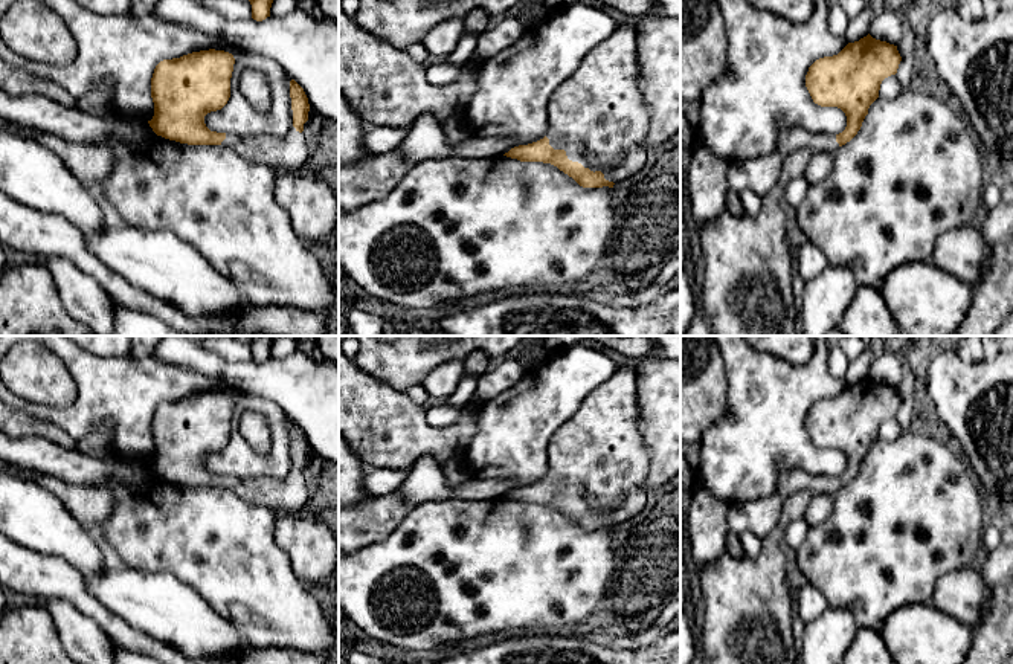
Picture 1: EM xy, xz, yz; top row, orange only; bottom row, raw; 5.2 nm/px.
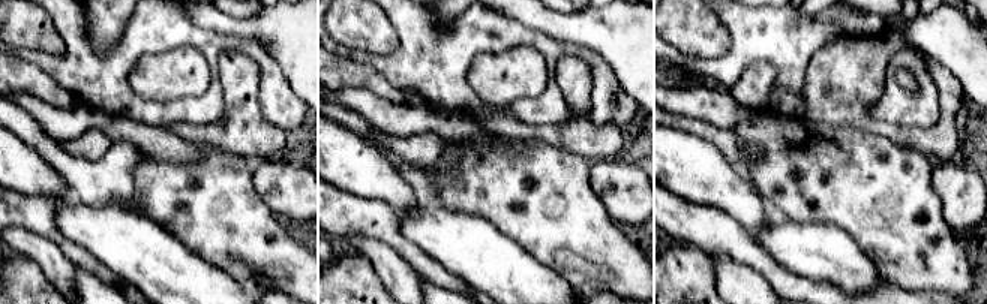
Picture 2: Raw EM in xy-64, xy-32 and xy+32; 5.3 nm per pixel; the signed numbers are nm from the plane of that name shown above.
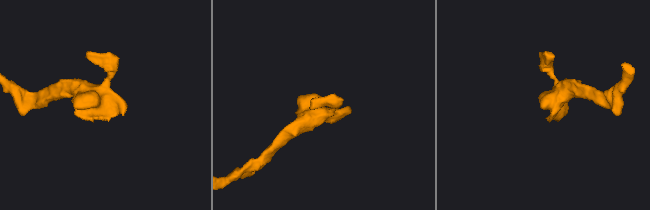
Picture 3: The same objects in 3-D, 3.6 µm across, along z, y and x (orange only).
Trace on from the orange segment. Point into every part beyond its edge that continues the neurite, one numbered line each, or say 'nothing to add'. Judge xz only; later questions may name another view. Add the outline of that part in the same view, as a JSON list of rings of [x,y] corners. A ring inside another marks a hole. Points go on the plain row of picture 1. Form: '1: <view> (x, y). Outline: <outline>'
1: xz (598, 458). Outline: [[[615,368],[613,376],[590,391],[580,409],[551,438],[546,476],[549,487],[564,492],[569,502],[590,513],[601,513],[613,525],[642,513],[647,508],[644,481],[651,453],[641,438],[638,420],[636,369]]]

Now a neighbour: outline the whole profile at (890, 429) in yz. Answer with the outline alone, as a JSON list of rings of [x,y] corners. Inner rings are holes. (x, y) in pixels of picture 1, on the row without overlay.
[[[896,417],[885,420],[880,426],[879,440],[892,441],[902,434],[902,427]]]

